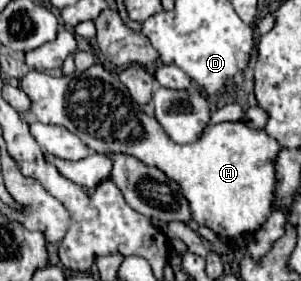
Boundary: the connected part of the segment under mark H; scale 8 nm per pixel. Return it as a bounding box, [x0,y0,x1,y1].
[19,64,281,240]

